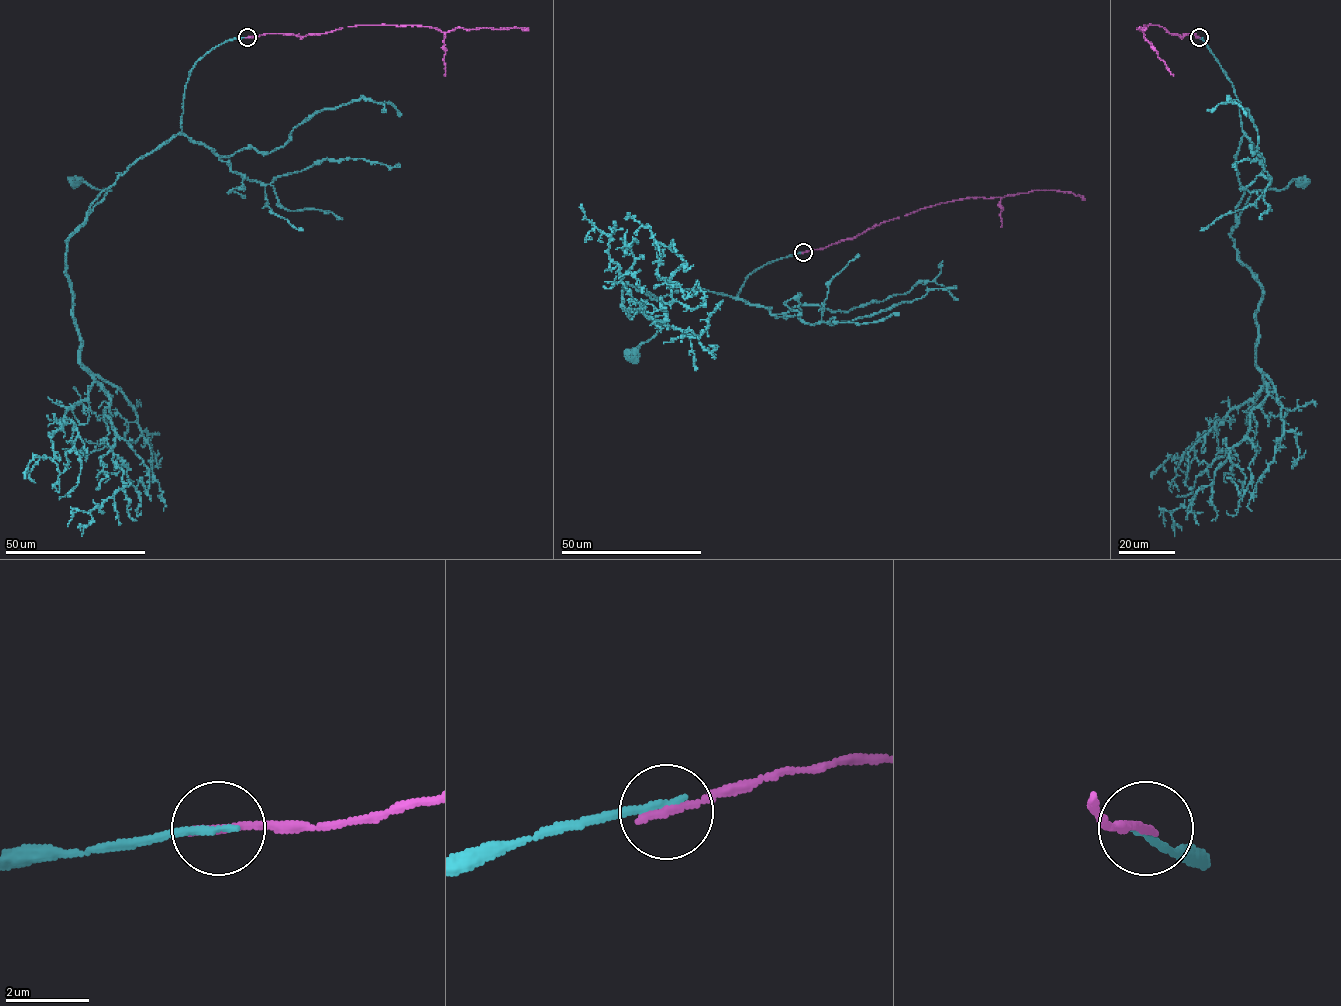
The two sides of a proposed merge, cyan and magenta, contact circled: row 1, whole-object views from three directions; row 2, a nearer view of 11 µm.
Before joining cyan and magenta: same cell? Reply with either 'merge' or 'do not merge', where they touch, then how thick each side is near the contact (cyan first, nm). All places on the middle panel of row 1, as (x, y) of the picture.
do not merge; at (803, 252); 190 nm thick on the cyan side, 220 nm on the other

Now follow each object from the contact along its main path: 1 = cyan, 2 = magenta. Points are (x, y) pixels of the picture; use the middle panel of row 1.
1: (803, 252), (753, 272), (738, 297), (694, 290), (656, 297), (643, 289), (665, 306), (667, 319), (632, 355)
2: (803, 252), (853, 239), (880, 223), (957, 199), (1000, 197), (1040, 190), (1070, 192), (1085, 199)

